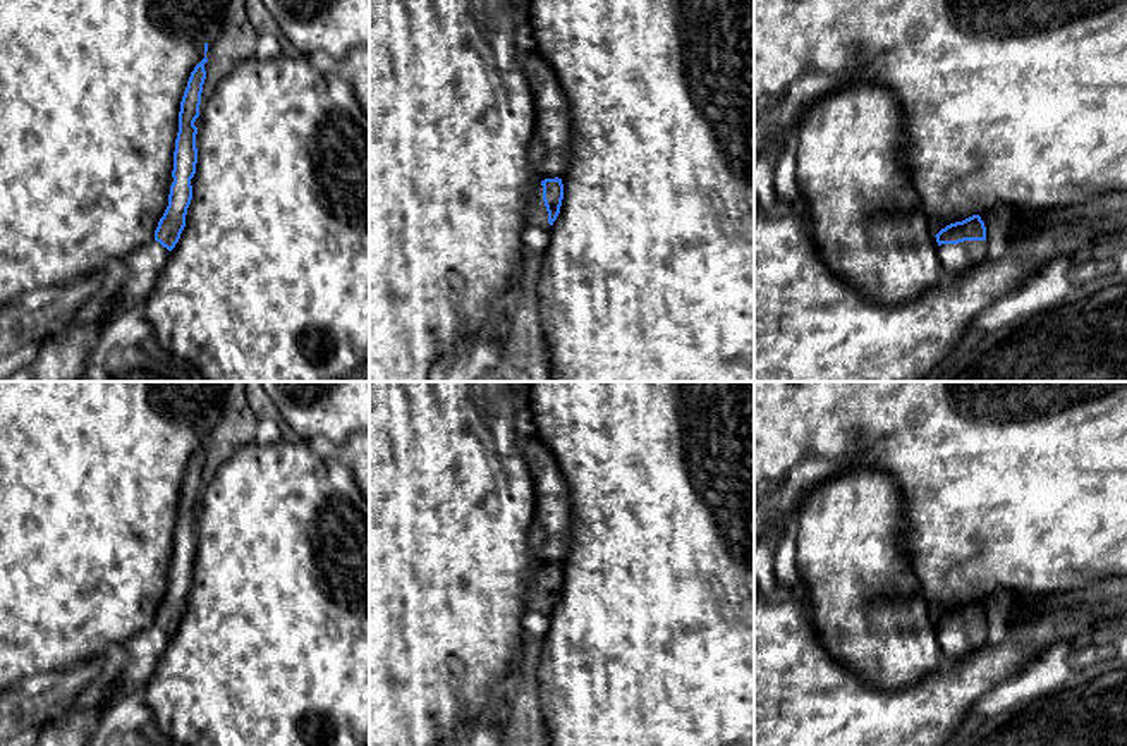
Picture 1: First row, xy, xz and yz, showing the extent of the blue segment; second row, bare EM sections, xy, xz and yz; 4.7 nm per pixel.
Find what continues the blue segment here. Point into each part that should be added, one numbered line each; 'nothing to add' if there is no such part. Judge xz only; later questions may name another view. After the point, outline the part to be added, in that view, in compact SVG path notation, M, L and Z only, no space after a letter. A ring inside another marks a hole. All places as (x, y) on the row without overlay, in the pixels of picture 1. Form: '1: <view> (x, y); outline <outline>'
1: xz (536, 600); outline M541 567L536 571L534 578L533 578L533 586L531 591L527 595L527 608L529 612L541 612L541 614L551 614L551 610L548 608L548 596L543 586L543 571Z

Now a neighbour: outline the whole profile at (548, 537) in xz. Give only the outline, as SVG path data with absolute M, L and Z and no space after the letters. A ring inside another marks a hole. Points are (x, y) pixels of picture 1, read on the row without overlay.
M536 437L521 440L527 464L534 512L527 531L527 545L538 566L562 564L570 552L570 498L569 486L551 450Z

